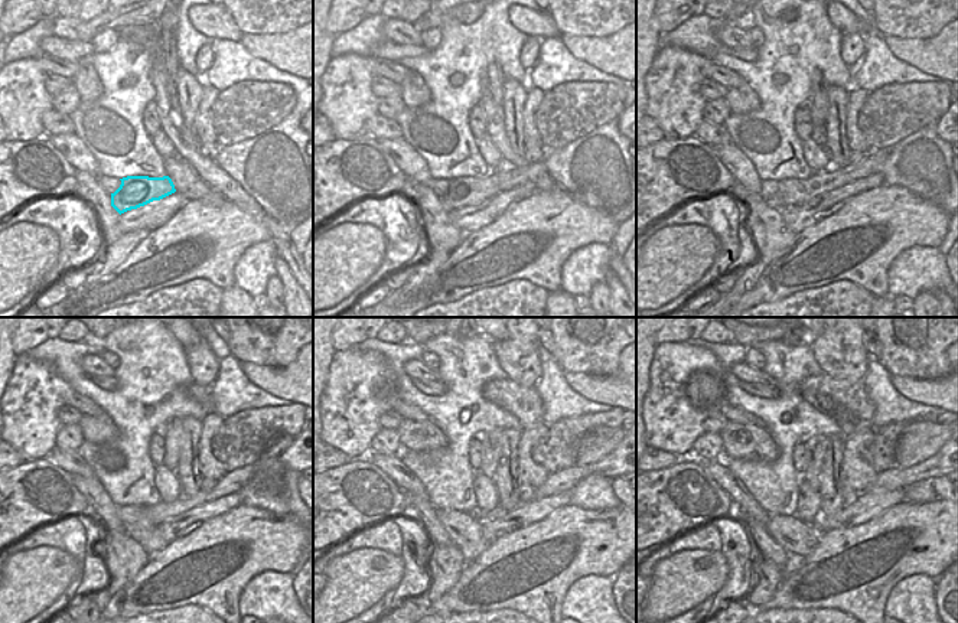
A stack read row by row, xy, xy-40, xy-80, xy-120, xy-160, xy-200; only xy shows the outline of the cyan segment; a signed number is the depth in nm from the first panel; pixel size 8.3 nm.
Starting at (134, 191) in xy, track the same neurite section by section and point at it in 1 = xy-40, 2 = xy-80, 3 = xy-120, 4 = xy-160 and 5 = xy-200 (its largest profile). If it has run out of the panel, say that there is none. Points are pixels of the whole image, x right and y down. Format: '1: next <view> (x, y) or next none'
1: next xy-40 (466, 191)
2: next xy-80 (791, 191)
3: next xy-120 (233, 482)
4: next xy-160 (564, 480)
5: next xy-200 (890, 479)

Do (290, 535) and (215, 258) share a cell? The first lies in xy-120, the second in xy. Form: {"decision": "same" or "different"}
{"decision": "same"}

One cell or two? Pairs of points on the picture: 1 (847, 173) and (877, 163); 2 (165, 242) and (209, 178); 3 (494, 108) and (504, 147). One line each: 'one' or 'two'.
1: one
2: two
3: one

